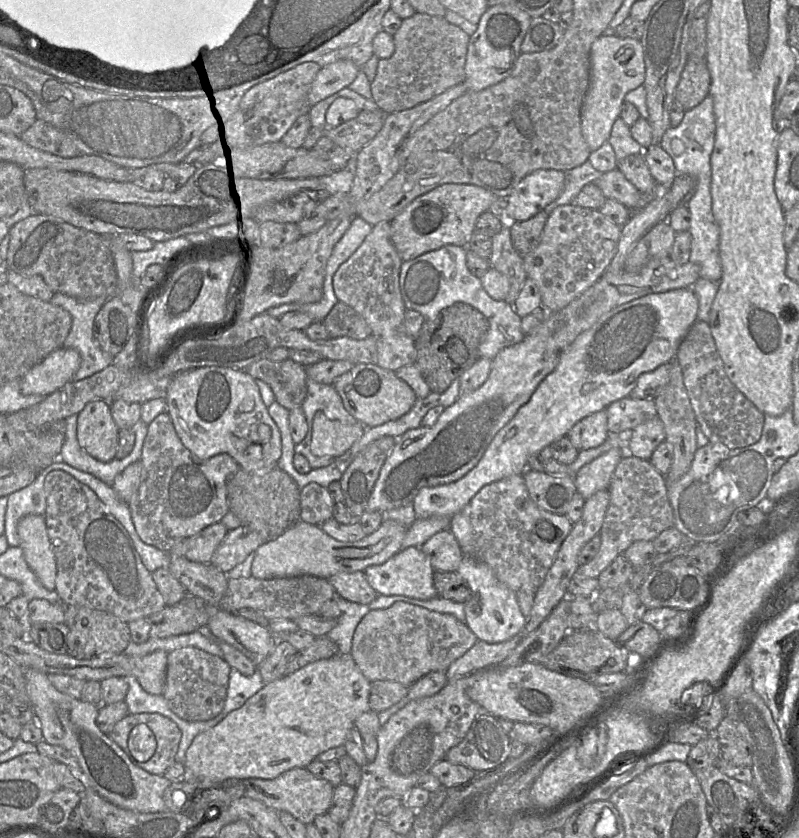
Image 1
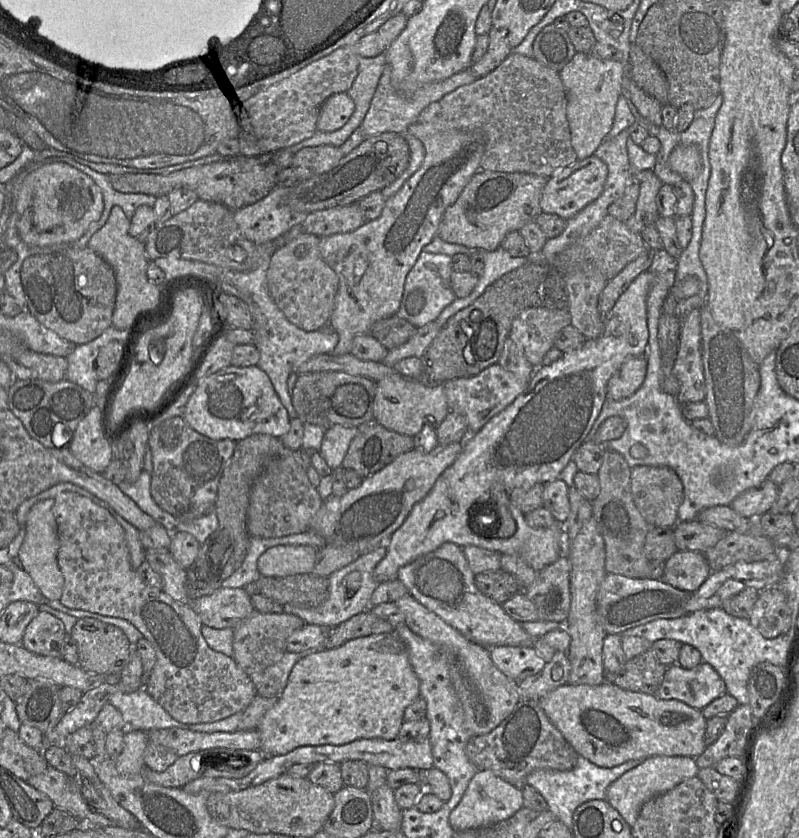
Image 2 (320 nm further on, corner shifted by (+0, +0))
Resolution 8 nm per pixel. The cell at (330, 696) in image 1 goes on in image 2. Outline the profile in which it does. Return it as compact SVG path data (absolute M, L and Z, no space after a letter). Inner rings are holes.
M394 632L352 639L337 648L308 651L293 666L281 696L276 704L265 713L256 728L260 734L259 750L265 756L277 756L287 754L302 746L344 745L359 739L396 739L404 722L404 710L420 696L419 686L419 679L410 664L406 645Z

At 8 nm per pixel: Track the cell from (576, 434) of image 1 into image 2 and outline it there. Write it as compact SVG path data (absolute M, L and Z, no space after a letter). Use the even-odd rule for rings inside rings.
M645 355L632 357L624 362L607 384L607 399L619 401L633 395L645 380L647 363Z

